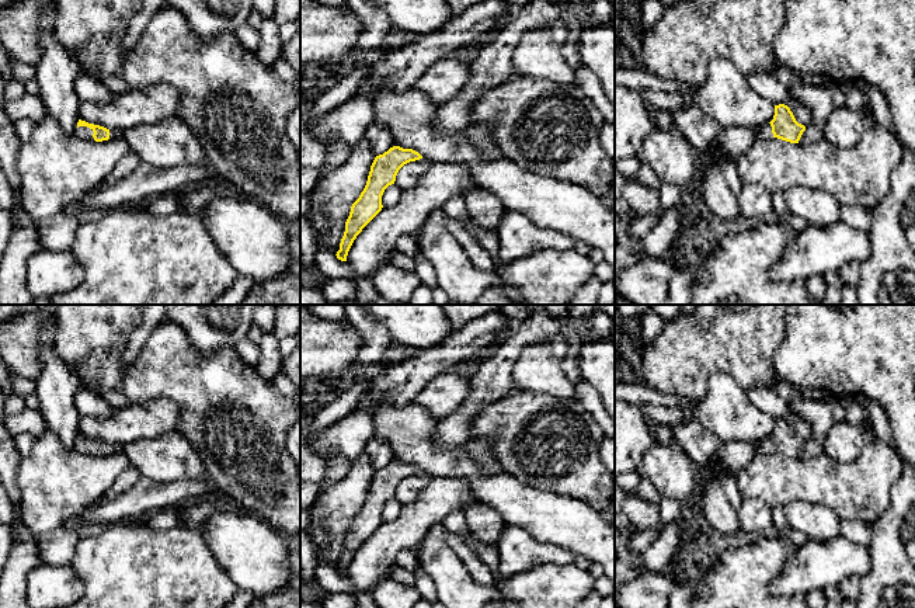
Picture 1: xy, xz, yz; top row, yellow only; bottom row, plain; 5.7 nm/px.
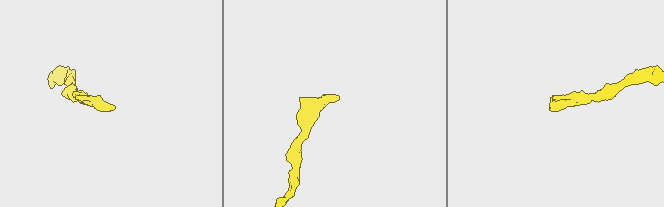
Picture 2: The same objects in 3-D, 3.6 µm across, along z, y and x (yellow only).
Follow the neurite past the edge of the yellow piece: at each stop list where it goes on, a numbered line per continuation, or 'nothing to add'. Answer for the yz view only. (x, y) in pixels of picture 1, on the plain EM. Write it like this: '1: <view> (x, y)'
1: yz (764, 445)

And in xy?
1: xy (84, 447)

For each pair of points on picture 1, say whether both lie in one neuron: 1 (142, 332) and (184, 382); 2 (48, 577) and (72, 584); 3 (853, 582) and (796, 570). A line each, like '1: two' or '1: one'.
1: two
2: one
3: two

